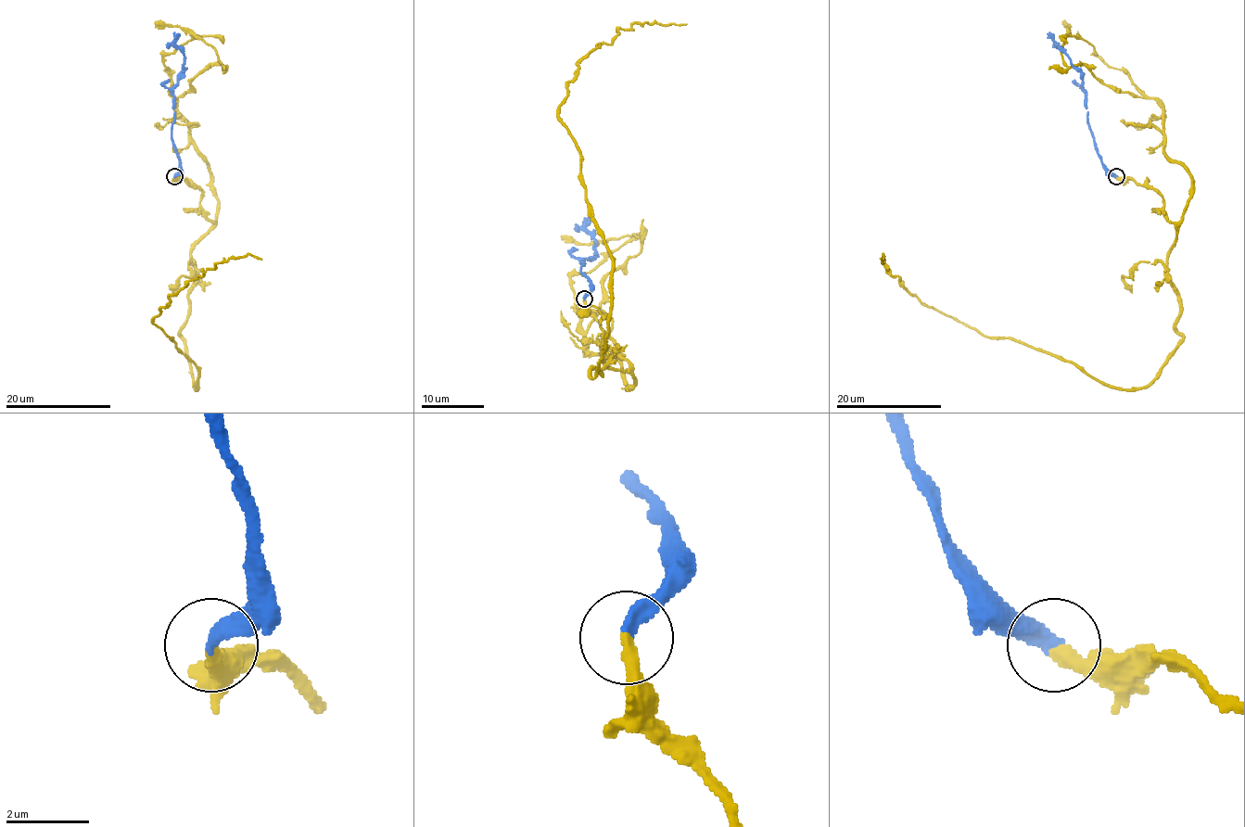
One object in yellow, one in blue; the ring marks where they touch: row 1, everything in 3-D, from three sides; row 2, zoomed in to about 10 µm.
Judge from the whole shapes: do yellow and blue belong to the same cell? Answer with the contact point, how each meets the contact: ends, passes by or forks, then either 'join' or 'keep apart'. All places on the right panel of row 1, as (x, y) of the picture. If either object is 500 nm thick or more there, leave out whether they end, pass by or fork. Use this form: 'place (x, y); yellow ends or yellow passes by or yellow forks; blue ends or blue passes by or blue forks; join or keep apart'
place (1116, 176); yellow ends; blue ends; join

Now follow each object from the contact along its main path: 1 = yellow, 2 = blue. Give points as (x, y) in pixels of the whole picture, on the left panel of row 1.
1: (174, 177), (212, 222), (179, 333), (196, 389), (153, 319), (218, 262), (261, 260)
2: (174, 177), (179, 162), (171, 129), (172, 91), (184, 72), (184, 54), (175, 44), (178, 32)

